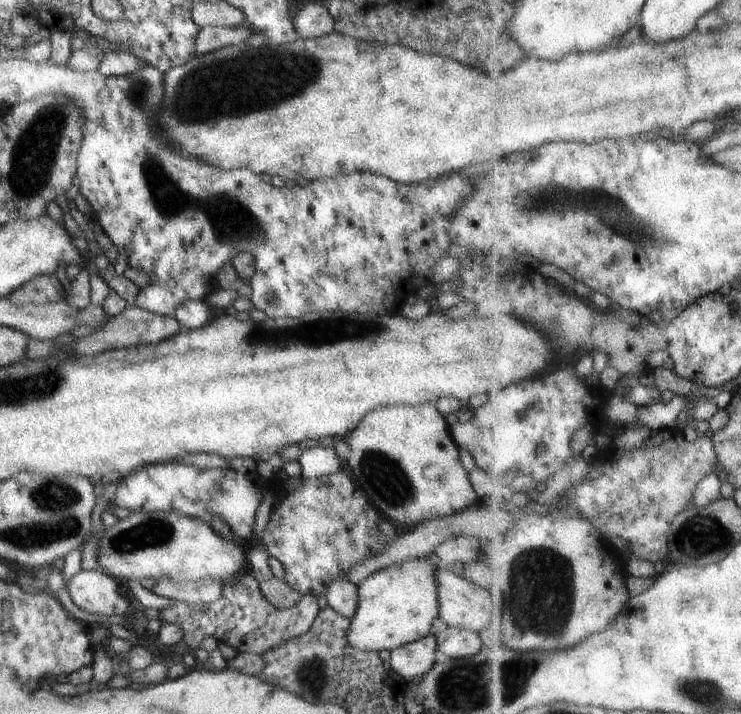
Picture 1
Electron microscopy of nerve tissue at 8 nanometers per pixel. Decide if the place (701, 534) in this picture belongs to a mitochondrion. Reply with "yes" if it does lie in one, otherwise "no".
yes

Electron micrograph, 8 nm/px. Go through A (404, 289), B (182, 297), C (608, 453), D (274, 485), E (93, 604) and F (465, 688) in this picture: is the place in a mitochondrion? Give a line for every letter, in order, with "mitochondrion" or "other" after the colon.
A: other
B: other
C: other
D: other
E: other
F: mitochondrion

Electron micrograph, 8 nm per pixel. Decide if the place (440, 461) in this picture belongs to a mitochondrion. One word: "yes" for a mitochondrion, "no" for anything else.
no

